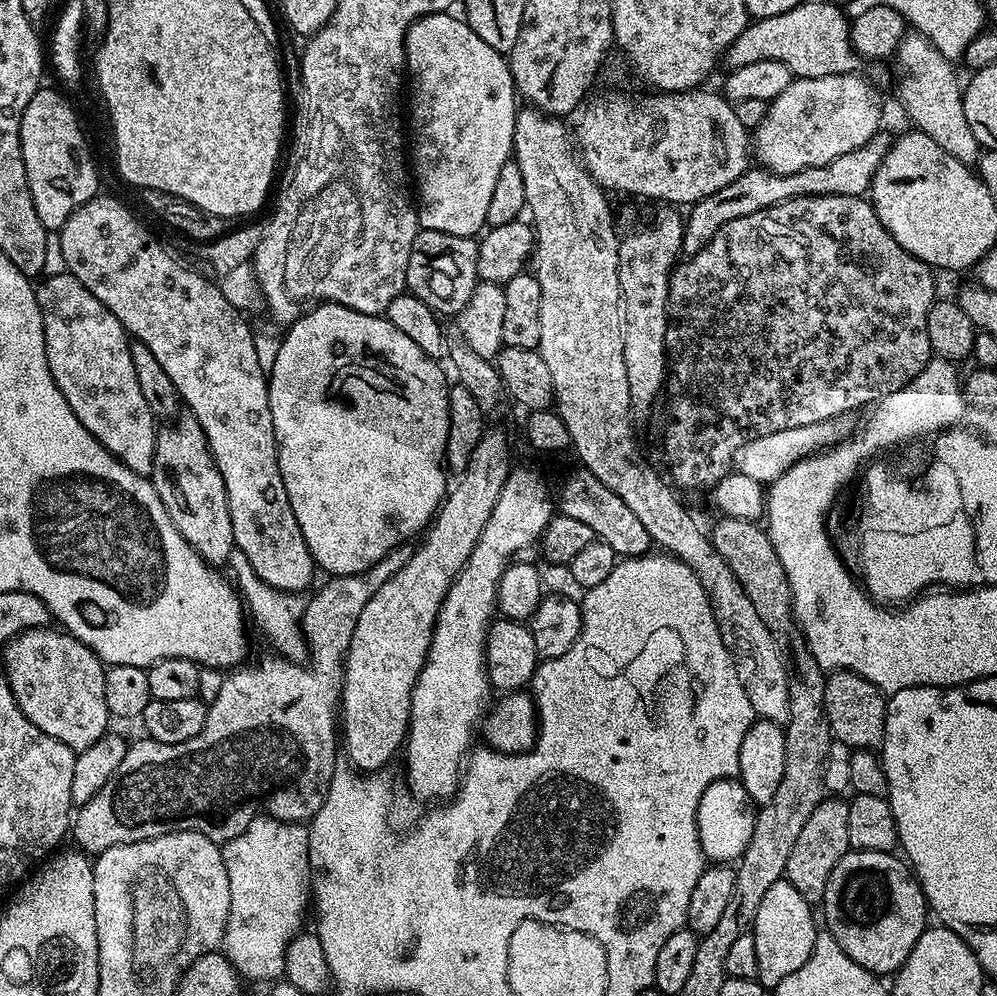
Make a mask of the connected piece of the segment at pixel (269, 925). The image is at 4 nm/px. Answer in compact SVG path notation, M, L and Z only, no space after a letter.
M266 814L257 816L250 826L234 839L221 845L223 864L230 880L230 914L221 940L220 950L243 977L254 980L279 979L284 972L285 950L302 928L306 906L311 899L309 870L309 836L300 822L279 821Z

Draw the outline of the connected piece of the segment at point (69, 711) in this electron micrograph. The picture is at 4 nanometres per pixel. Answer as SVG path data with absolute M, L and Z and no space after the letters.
M52 626L31 628L25 632L19 632L16 637L3 645L4 668L3 675L8 677L8 685L14 694L14 702L50 738L58 738L66 746L70 746L73 752L79 754L94 746L98 738L109 731L110 713L106 706L106 682L104 674L105 665L95 656L81 640L75 640L73 636L65 634Z

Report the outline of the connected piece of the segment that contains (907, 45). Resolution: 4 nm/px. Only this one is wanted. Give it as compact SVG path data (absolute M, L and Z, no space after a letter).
M909 31L894 53L894 61L900 67L902 78L896 92L904 112L915 127L925 132L946 154L958 158L958 162L972 166L980 159L981 147L970 122L966 122L961 81L956 81L953 61L942 55L921 32Z

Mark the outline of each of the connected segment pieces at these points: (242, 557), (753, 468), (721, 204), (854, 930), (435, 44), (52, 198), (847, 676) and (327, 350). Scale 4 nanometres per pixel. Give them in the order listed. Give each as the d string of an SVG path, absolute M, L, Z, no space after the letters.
M236 547L230 550L227 567L232 568L231 579L236 591L240 593L251 623L252 620L256 623L257 630L276 647L273 649L278 650L284 659L291 660L293 664L304 664L310 656L308 641L304 639L305 597L294 592L274 590L269 584L262 582L262 578L258 578L258 574L254 572L254 566L250 566L246 554L242 554L242 550Z
M835 414L829 420L812 420L809 424L789 423L787 428L773 428L763 434L756 434L753 438L745 439L741 448L732 456L733 469L746 478L754 478L759 484L771 486L778 478L786 474L799 460L812 456L817 452L823 452L827 448L834 447L841 440L847 440L853 431L854 424L848 421L844 414Z
M877 132L870 142L866 142L866 146L834 158L834 162L826 162L826 166L814 166L785 176L769 172L767 168L749 167L717 193L691 205L689 212L692 213L687 213L684 226L683 251L691 254L702 250L702 246L706 246L726 222L734 222L734 218L746 218L746 214L758 214L758 210L779 204L781 200L793 200L799 196L864 196L871 189L872 176L890 147L890 136L886 132Z
M849 850L838 866L834 866L822 901L824 920L828 923L826 930L834 942L858 966L881 978L887 977L887 972L899 972L930 920L930 909L920 883L909 865L897 856L892 852Z
M436 12L432 16L423 16L421 20L413 22L410 30L404 36L404 58L407 71L411 76L410 88L412 84L413 96L410 168L414 173L414 192L418 197L421 229L438 230L442 234L454 234L455 236L475 237L488 223L486 209L490 207L490 198L494 195L494 185L498 183L498 174L501 173L502 166L506 166L506 162L513 155L512 143L516 129L518 93L516 84L512 80L509 61L498 50L494 50L494 46L486 46L486 42L482 42L482 38L478 38L478 34L474 34L474 30L468 25L467 19L461 18L459 15L457 15L458 17L452 15L448 12Z
M41 86L34 98L30 98L20 123L20 149L30 198L34 198L34 210L38 210L42 226L49 230L60 229L74 210L96 197L99 189L96 187L100 184L80 120L67 99L63 91Z
M836 670L824 681L824 717L828 719L833 741L837 745L845 744L848 750L876 750L883 745L885 707L885 693L875 688L869 680L862 678L856 672Z
M317 304L309 312L296 317L283 333L273 372L267 376L270 418L274 422L276 435L276 457L282 482L286 486L286 494L290 498L290 506L294 510L294 518L298 518L298 530L302 530L302 538L306 538L312 561L321 573L328 572L329 577L334 577L365 572L367 568L378 563L391 548L399 548L401 544L411 541L411 536L419 537L431 525L446 495L444 472L446 473L445 460L448 450L450 380L444 377L440 366L383 315L362 314L341 304Z

